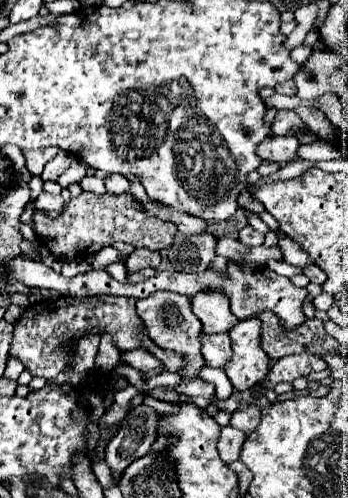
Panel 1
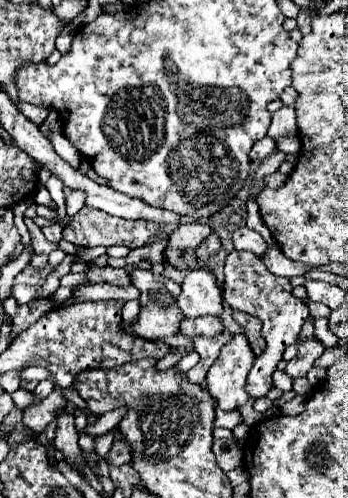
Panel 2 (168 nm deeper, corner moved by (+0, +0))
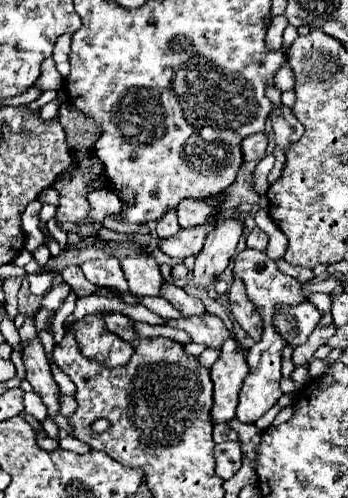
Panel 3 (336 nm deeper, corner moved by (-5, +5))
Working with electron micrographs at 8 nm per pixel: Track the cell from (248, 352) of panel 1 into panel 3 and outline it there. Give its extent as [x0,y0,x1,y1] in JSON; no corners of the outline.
[210,340,246,424]

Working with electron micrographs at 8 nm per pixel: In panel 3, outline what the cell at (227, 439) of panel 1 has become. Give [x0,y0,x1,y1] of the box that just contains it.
[214,442,242,480]

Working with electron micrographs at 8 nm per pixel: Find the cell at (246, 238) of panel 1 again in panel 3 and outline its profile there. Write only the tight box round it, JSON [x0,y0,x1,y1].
[246,228,268,250]

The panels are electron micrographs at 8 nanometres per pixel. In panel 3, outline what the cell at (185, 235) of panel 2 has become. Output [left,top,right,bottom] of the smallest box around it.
[176,200,214,228]

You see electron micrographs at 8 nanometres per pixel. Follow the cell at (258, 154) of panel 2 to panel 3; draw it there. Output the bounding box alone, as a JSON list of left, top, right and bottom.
[240,132,266,162]

